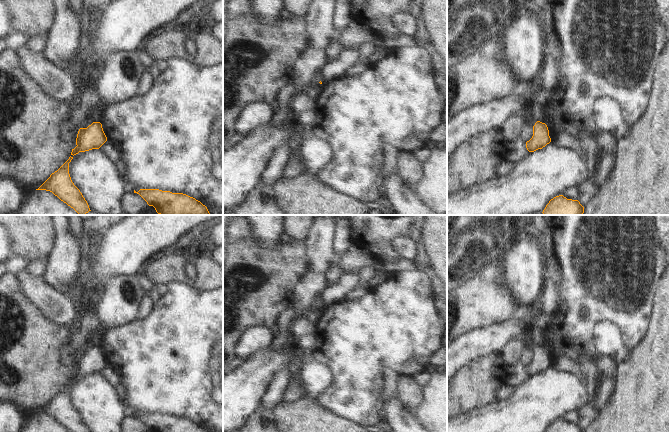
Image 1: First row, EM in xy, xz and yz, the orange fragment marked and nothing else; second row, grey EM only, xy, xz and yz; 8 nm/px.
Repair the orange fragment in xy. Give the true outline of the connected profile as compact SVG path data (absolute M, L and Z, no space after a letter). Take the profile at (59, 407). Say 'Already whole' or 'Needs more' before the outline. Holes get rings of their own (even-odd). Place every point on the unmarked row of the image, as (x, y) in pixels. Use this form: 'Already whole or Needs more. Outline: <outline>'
Already whole. Outline: M70 380L69 383L57 395L52 397L50 401L36 414L46 414L52 416L71 432L89 432L89 429L83 421L82 417L71 404L69 398L69 387L72 383L73 381Z

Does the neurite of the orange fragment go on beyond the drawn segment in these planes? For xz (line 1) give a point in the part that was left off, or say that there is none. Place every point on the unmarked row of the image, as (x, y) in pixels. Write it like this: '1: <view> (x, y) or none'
1: none

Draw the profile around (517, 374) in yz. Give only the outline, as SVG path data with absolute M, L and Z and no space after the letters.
M524 346L521 352L520 361L513 367L509 367L507 370L507 382L501 385L495 396L498 401L506 401L515 392L515 389L525 381L529 375L526 372L526 366L533 360L533 350L528 346Z

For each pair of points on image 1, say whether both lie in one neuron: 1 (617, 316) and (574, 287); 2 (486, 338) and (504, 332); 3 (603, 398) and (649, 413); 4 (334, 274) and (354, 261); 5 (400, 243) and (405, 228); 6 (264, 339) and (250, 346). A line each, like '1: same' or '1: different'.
1: same
2: same
3: different
4: different
5: different
6: same

